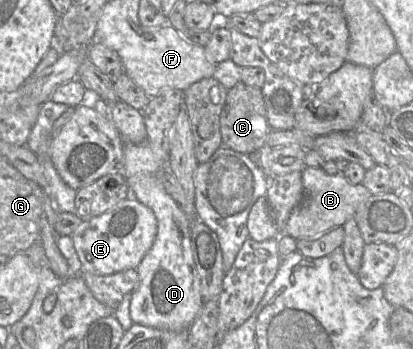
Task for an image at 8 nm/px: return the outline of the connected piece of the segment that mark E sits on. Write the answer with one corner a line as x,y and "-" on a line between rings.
131,196
99,216
82,220
71,238
82,270
111,275
127,269
136,270
152,247
156,235
157,220
153,211

